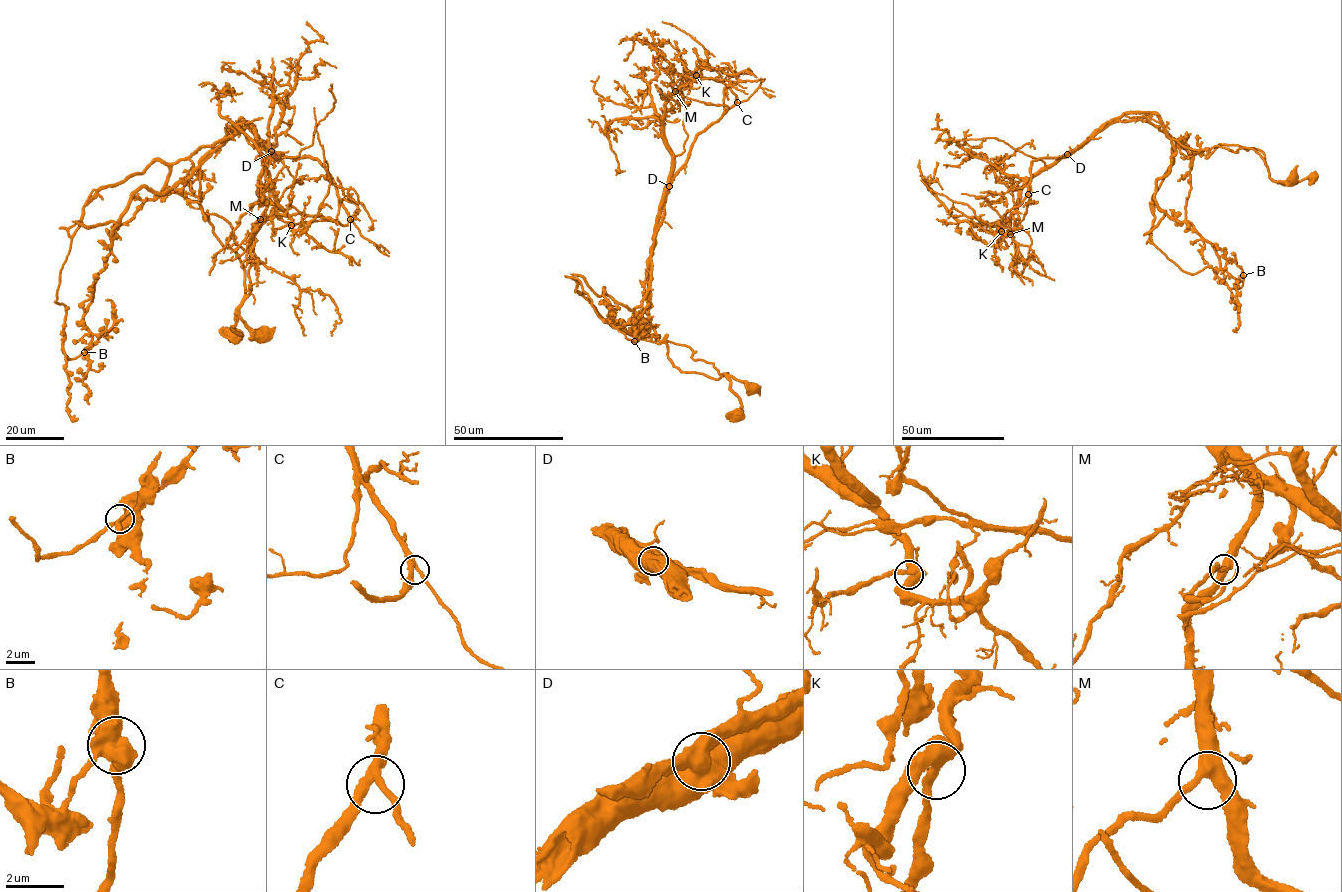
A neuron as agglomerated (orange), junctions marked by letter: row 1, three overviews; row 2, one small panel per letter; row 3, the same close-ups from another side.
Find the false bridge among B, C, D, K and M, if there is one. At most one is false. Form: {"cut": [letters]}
{"cut": ["D"]}

